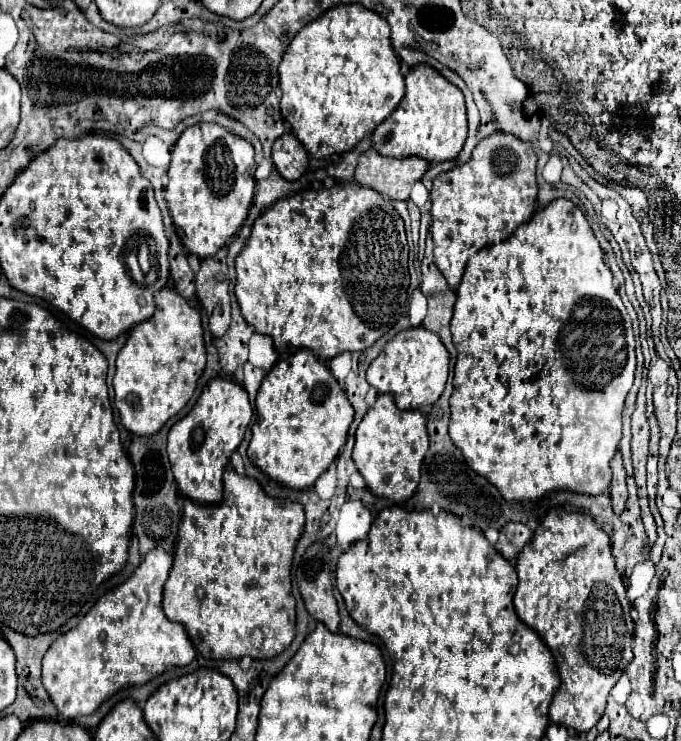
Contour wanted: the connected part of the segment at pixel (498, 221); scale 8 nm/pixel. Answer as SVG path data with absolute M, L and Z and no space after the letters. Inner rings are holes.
M493 134L473 148L473 156L467 164L455 166L435 178L431 190L433 256L435 266L451 290L459 286L465 262L471 254L497 240L509 238L533 216L537 198L535 166L537 156L529 142L521 142L511 134Z

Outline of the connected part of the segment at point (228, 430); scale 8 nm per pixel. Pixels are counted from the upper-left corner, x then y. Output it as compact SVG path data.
M229 378L211 380L193 410L175 422L169 430L169 462L179 486L179 492L199 504L217 504L223 500L221 476L229 464L231 454L239 448L251 422L253 410L243 386Z

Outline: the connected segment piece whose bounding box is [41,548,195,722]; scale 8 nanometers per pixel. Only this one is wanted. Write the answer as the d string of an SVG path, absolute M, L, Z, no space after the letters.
M161 548L151 550L131 578L101 596L79 626L57 638L47 650L41 680L63 720L89 716L121 688L143 686L173 666L191 664L195 648L185 628L169 622L161 608L163 584L171 564L171 554Z

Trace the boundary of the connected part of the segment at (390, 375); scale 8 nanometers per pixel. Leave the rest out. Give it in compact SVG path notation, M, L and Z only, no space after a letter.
M407 328L395 334L383 348L383 352L371 362L367 368L367 382L379 392L379 394L393 394L397 408L421 408L427 404L437 402L441 396L445 382L449 374L449 352L443 346L441 338L419 328Z

